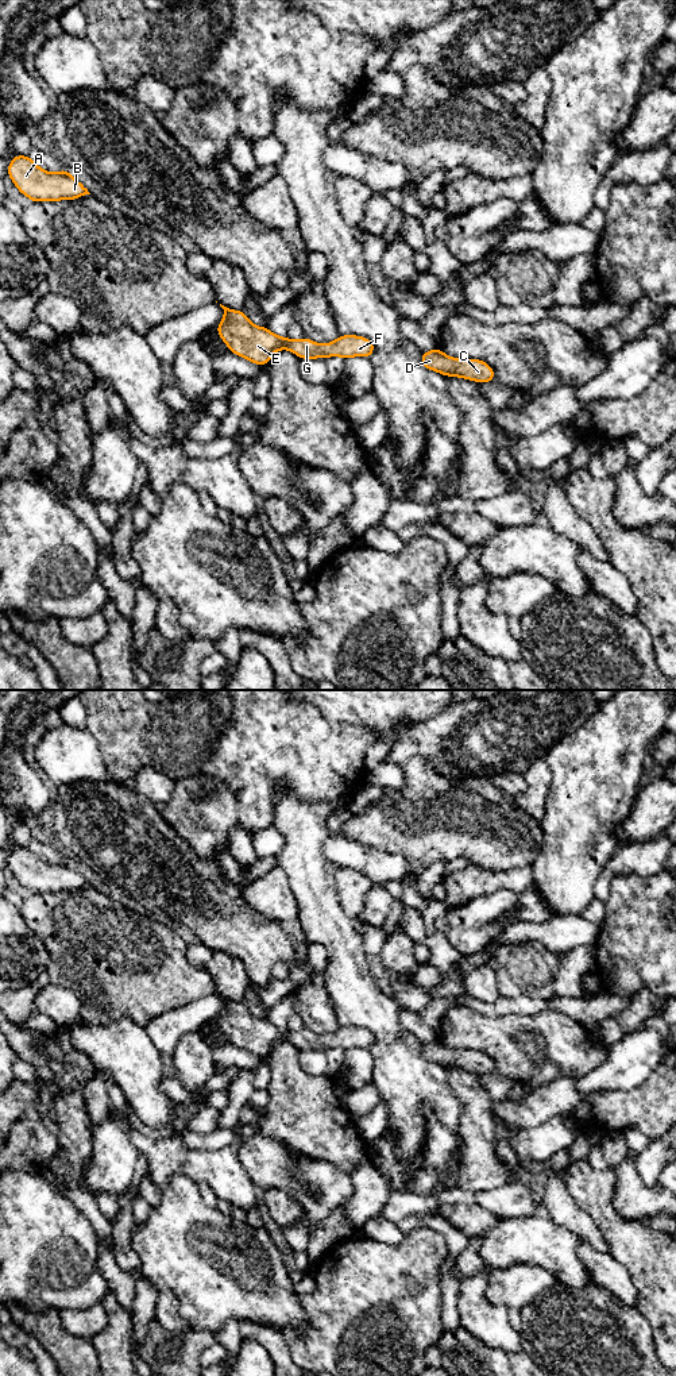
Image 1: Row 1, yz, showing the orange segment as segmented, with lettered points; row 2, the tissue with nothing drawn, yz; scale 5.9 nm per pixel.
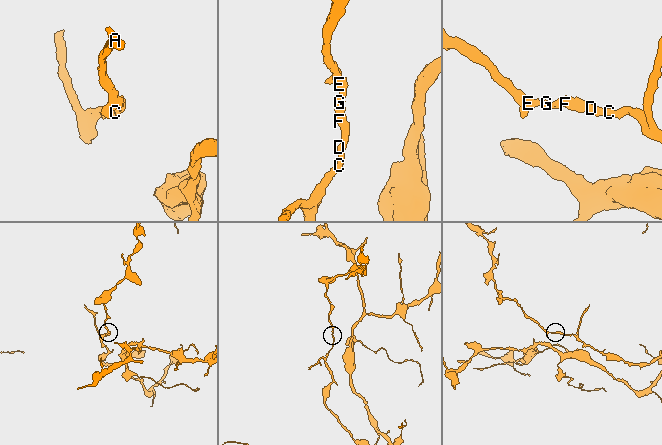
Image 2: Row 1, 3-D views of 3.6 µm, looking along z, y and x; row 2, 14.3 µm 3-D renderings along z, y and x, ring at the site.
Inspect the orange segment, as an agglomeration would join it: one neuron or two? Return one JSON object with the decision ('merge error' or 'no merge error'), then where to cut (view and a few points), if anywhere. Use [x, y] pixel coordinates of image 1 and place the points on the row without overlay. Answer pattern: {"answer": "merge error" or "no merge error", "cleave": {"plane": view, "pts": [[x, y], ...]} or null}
{"answer": "no merge error", "cleave": null}

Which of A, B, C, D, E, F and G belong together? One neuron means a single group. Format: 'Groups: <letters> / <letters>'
Groups: A B C D E F G

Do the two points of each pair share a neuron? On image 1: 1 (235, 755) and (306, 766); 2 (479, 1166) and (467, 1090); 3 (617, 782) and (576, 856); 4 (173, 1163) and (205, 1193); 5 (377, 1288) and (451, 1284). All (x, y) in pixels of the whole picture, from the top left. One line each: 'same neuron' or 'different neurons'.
1: same neuron
2: same neuron
3: same neuron
4: different neurons
5: different neurons

